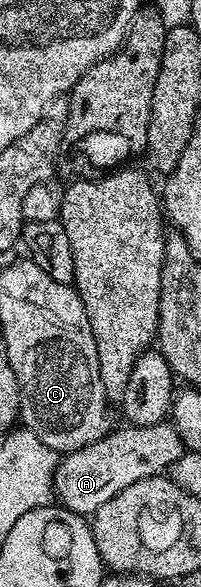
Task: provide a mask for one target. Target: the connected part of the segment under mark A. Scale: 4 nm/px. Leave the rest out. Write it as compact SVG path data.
M167 420L156 425L132 425L127 428L113 428L102 439L73 453L63 454L57 460L52 487L55 500L63 508L81 515L96 513L106 499L114 499L118 491L126 491L130 483L171 470L172 464L185 452L180 432Z

